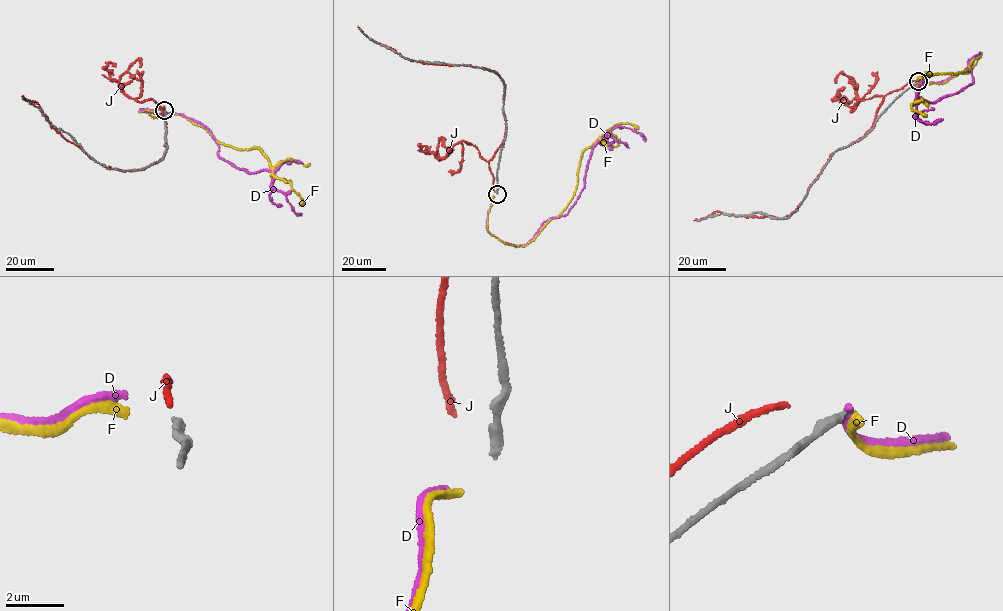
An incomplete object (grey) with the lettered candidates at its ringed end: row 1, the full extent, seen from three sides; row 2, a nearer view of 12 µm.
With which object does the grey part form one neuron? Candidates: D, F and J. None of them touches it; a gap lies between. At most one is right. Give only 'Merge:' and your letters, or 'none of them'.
Merge: none of them

